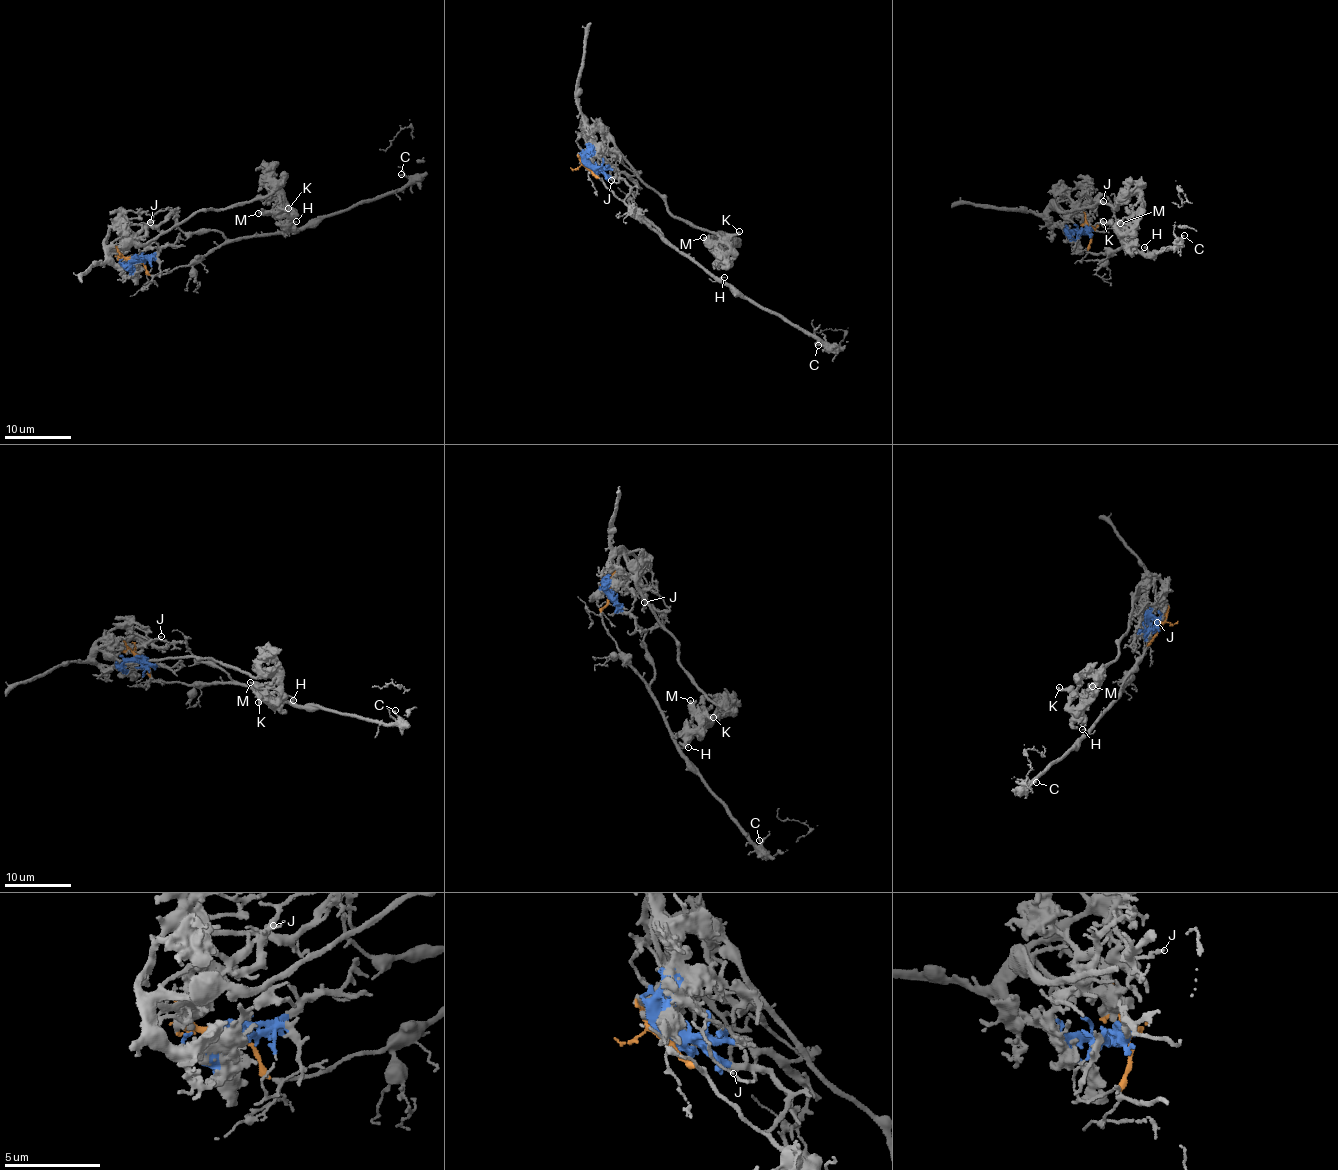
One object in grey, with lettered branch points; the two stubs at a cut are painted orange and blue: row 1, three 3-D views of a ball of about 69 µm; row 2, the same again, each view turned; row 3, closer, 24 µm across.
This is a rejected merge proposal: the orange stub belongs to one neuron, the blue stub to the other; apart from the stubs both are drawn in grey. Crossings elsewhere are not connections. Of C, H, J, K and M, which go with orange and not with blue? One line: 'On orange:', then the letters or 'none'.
On orange: C, H

